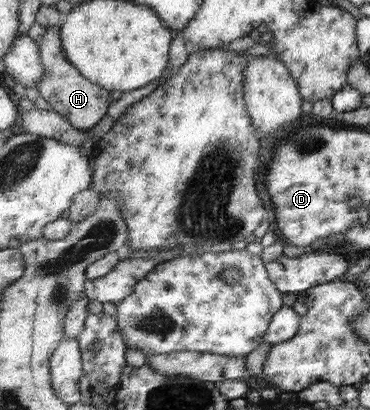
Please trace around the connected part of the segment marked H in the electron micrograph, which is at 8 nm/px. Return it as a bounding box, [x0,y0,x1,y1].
[38,25,112,133]

